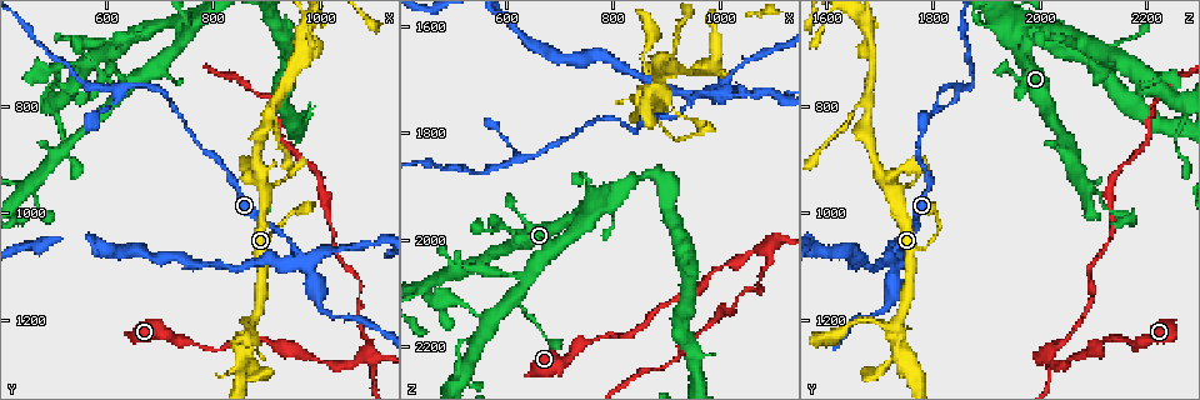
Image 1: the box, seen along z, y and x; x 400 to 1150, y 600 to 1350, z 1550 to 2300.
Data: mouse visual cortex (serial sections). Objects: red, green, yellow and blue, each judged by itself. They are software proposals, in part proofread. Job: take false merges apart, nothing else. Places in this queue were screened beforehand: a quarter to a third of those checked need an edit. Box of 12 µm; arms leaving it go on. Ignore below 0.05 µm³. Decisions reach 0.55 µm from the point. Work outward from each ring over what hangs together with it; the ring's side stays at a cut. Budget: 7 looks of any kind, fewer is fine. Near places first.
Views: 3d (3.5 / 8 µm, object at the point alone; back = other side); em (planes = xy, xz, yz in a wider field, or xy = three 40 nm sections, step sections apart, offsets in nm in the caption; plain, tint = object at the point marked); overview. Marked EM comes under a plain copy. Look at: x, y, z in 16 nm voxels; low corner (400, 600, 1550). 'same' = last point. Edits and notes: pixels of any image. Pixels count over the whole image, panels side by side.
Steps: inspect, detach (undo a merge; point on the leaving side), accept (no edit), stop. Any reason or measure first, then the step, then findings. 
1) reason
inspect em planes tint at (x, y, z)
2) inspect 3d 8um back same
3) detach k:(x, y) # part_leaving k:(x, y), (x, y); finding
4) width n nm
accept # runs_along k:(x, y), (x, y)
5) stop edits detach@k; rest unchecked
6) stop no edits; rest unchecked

sudden change in width
inspect 3d 8um at (635, 680, 2135)

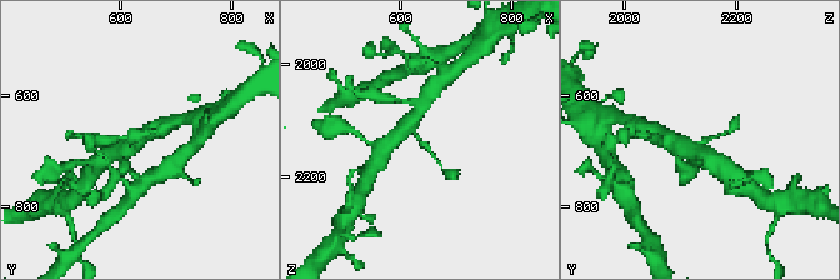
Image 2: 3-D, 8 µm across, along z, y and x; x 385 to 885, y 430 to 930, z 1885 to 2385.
inspect em planes tint at (630, 680, 2140)

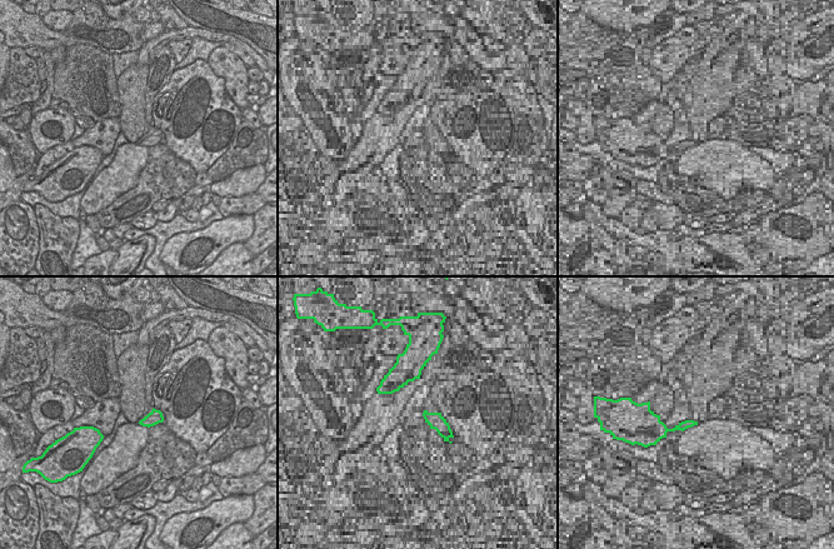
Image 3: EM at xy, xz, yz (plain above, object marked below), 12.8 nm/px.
accept # runs_along 2:(418, 114), (408, 124), (440, 165); one cell here

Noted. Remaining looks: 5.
arms part here
inspect 3d 3.5um back at (530, 765, 2225)

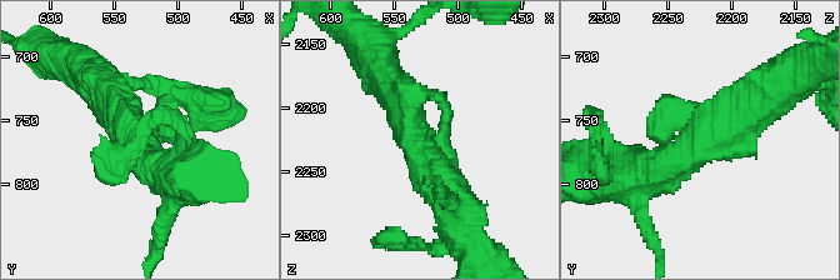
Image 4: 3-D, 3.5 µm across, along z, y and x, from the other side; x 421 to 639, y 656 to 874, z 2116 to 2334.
shape alone is not enough
inspect em xy step 3 tint at (532, 766, 2224)

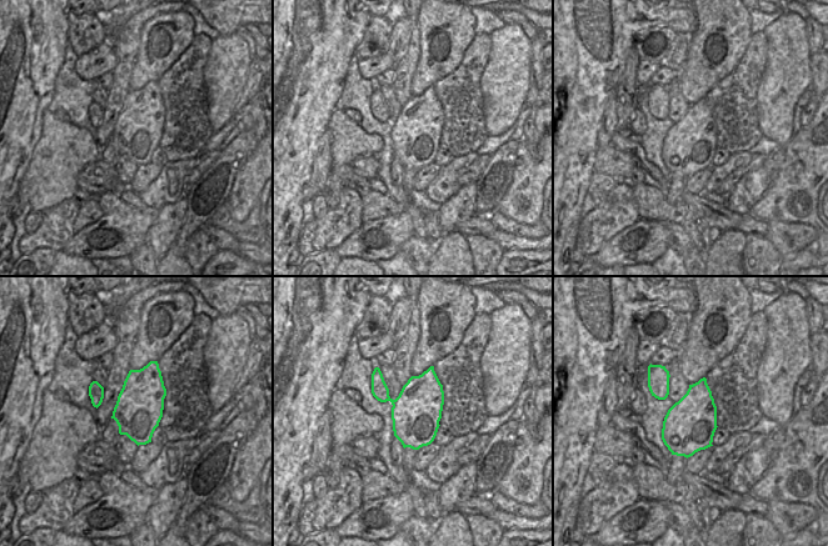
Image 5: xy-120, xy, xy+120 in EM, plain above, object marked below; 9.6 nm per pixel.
width 480 nm
accept # runs_along 4:(755, 95), (681, 156), (640, 180); continuous, no second cell

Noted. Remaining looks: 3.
two arms in line, one across
inspect 3d 8um at (905, 795, 1680)

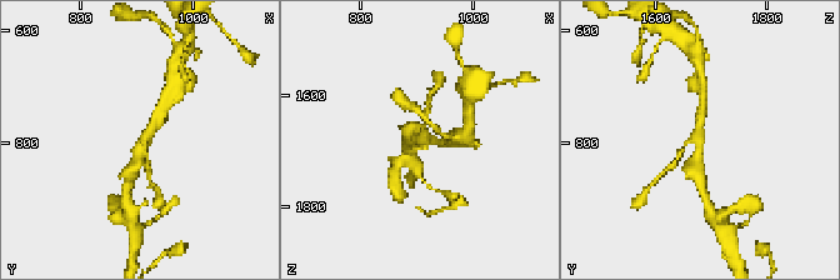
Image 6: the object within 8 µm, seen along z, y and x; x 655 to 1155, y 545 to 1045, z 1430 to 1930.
zoom in
inspect 3d 3.5um back at (905, 795, 1675)

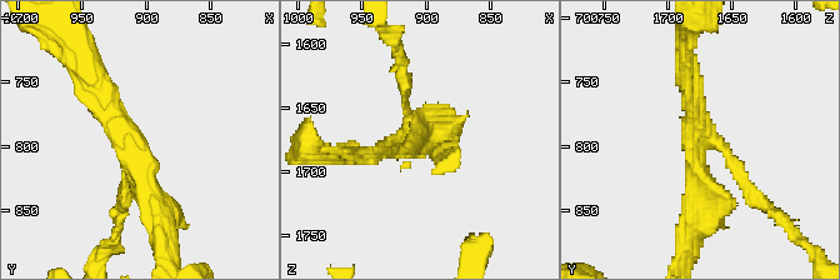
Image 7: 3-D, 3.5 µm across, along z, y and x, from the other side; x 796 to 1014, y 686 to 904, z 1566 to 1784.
accept # runs_along 7:(161, 218), (93, 69); one cell here

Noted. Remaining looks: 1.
stop no edits; rest unchecked

